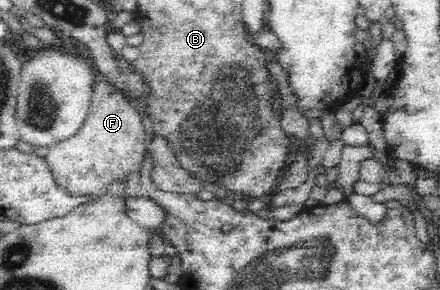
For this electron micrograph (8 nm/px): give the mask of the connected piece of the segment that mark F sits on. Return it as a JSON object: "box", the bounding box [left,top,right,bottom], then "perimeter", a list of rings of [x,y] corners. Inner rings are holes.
{"box":[45,80,147,197],"perimeter":[[[100,80],[94,86],[91,105],[86,121],[80,130],[70,138],[60,140],[56,144],[48,145],[48,156],[45,160],[60,187],[63,187],[70,195],[76,197],[91,197],[105,191],[114,180],[126,181],[129,185],[134,184],[140,176],[141,163],[147,152],[146,132],[140,112],[128,103],[115,86]]]}

